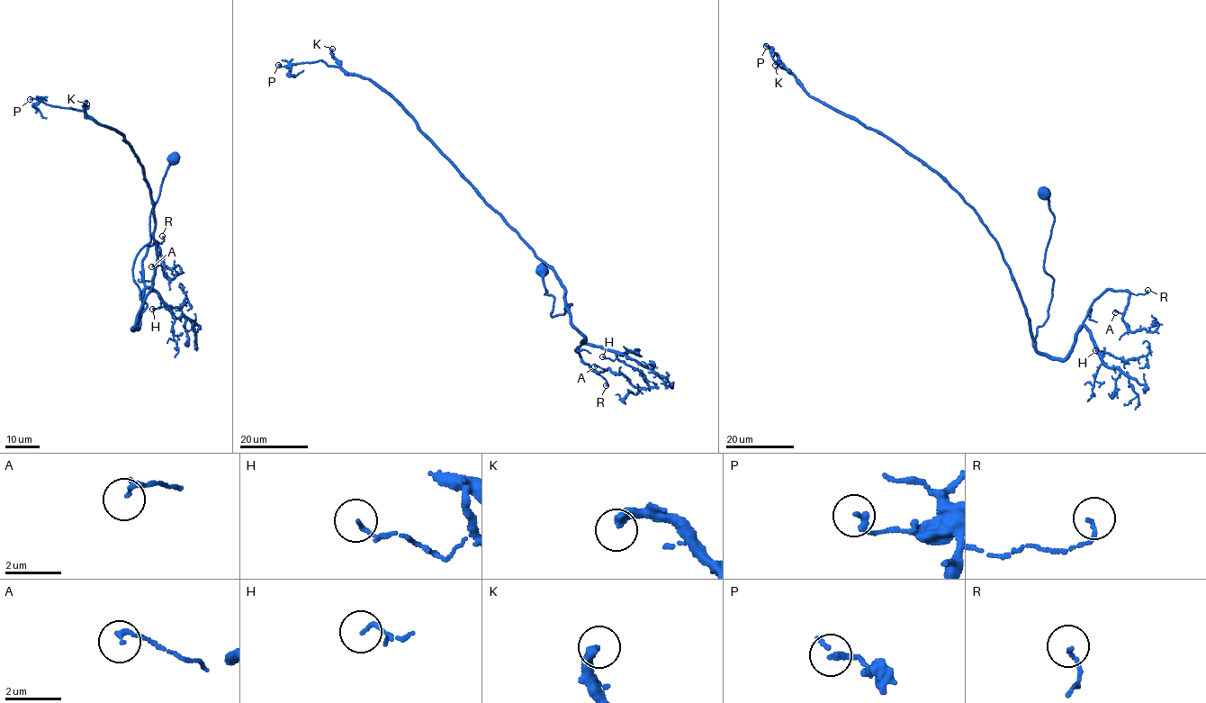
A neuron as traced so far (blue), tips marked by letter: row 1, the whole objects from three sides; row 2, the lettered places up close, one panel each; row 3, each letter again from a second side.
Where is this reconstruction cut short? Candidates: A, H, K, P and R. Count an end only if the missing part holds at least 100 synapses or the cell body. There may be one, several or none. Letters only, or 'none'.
K

